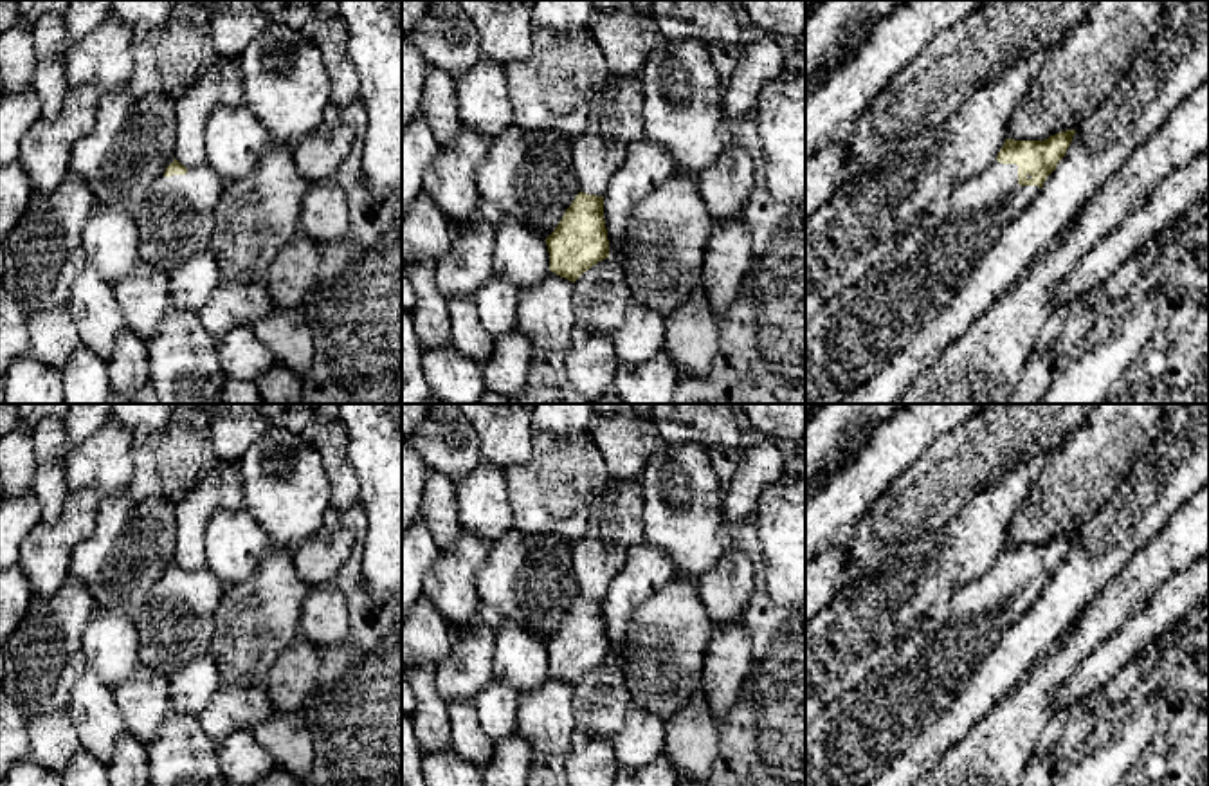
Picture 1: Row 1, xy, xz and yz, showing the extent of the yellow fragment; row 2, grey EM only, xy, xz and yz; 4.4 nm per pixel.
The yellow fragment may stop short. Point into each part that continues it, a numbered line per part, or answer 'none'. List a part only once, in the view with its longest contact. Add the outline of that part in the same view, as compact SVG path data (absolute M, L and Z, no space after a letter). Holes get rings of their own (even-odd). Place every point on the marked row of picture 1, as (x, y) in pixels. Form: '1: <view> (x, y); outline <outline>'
none

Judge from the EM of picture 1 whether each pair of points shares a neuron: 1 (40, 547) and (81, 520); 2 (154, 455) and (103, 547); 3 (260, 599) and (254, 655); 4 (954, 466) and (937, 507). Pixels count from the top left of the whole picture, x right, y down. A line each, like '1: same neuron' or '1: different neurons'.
1: same neuron
2: different neurons
3: same neuron
4: same neuron

